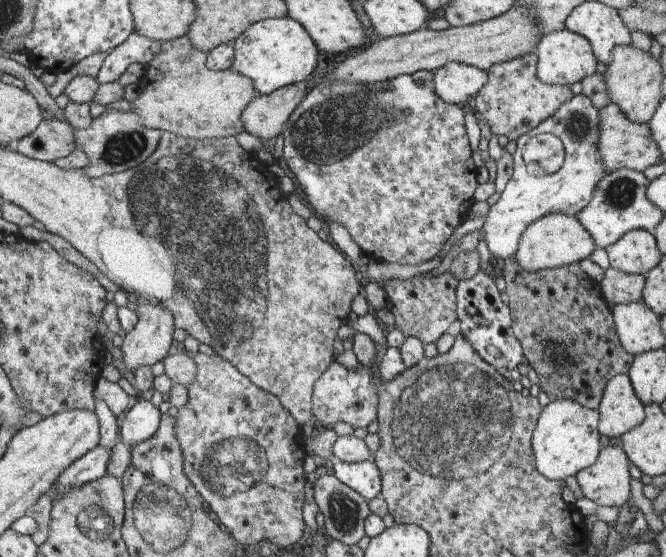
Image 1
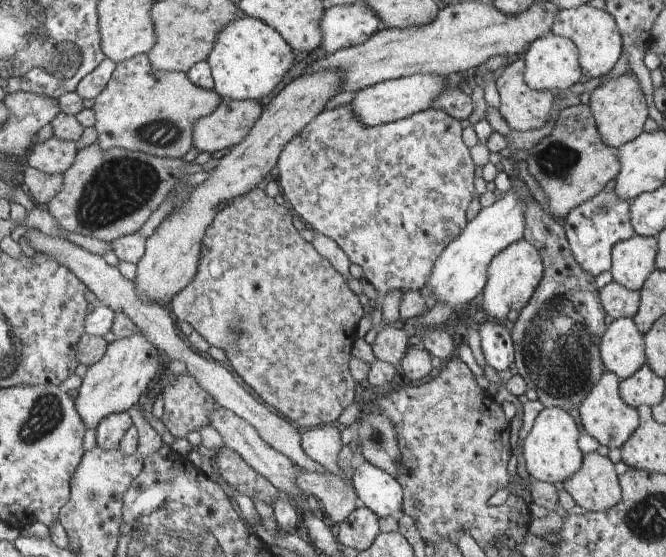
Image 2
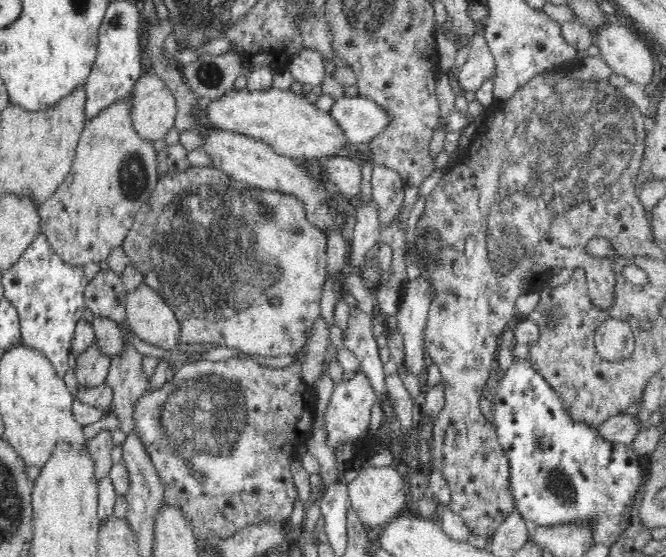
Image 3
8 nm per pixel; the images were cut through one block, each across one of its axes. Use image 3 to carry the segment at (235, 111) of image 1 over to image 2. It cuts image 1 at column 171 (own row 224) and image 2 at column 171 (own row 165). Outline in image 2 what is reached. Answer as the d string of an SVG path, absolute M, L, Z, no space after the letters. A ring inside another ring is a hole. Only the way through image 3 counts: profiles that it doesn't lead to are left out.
M146 53L118 63L110 81L94 100L92 110L95 118L95 142L102 150L123 148L123 150L139 150L155 157L180 159L194 144L195 121L213 113L218 108L221 96L214 89L205 90L195 86L184 72L155 70Z

